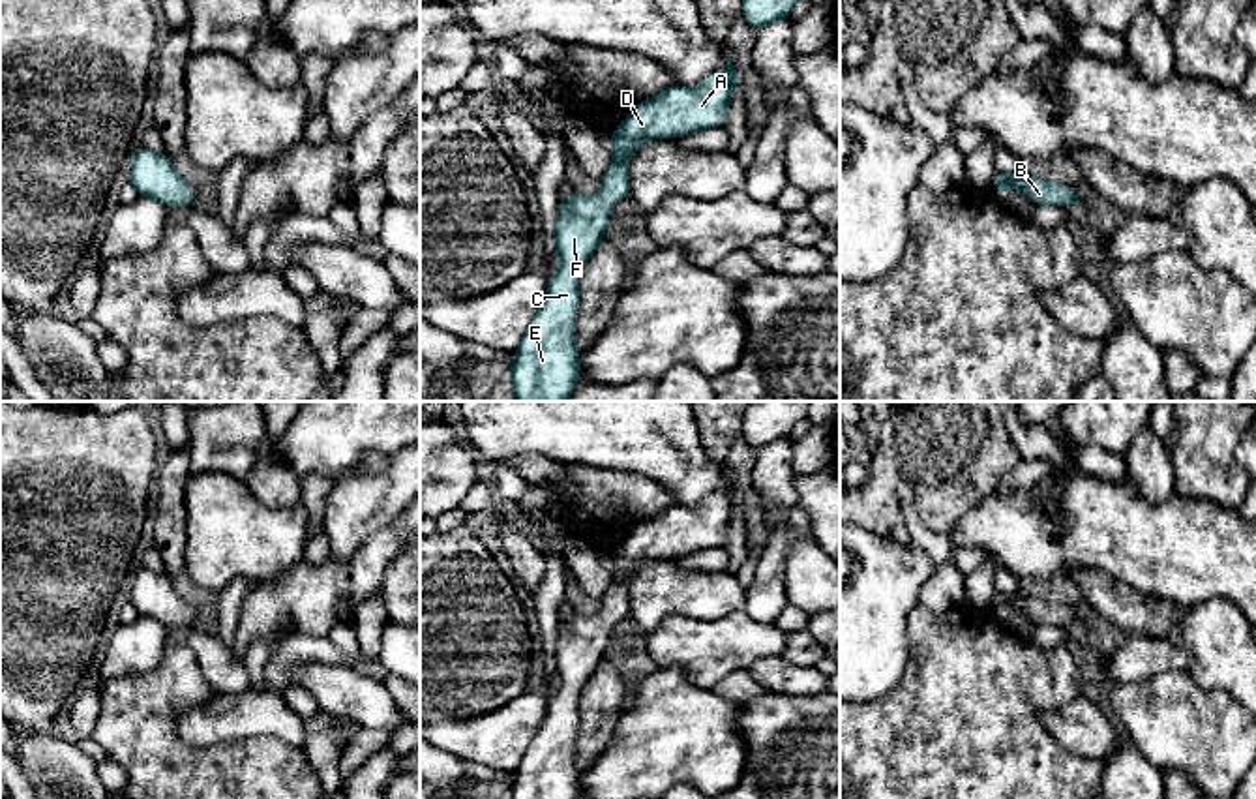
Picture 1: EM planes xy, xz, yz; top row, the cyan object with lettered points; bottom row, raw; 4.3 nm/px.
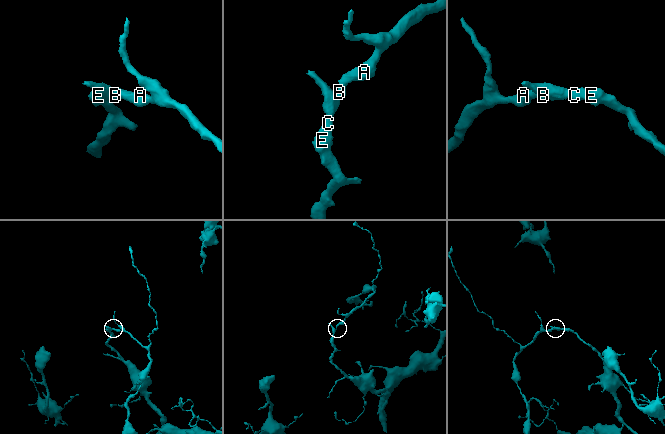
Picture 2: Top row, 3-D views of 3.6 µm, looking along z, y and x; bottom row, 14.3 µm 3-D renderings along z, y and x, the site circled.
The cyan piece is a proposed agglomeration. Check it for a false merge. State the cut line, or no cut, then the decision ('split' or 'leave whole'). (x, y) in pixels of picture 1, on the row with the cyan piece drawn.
no cut; leave whole

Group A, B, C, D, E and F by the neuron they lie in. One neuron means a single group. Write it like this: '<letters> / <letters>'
A B C D E F

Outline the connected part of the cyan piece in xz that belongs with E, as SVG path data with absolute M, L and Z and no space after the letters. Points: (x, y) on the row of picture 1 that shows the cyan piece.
M727 54L727 66L705 77L697 86L675 84L654 98L637 103L621 126L609 135L613 144L613 161L602 174L602 191L585 195L572 189L568 199L559 201L553 249L561 266L547 281L547 294L532 323L525 330L516 360L506 368L514 383L516 401L566 401L576 381L581 375L579 354L574 345L574 323L579 308L579 278L583 266L600 246L609 223L611 206L630 195L630 156L645 141L675 139L707 128L720 128L727 122L727 109L733 92L739 86L739 73Z

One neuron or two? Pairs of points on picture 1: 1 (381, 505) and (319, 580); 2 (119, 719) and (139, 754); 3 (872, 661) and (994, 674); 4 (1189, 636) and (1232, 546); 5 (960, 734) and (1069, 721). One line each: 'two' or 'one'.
1: two
2: one
3: two
4: two
5: two

